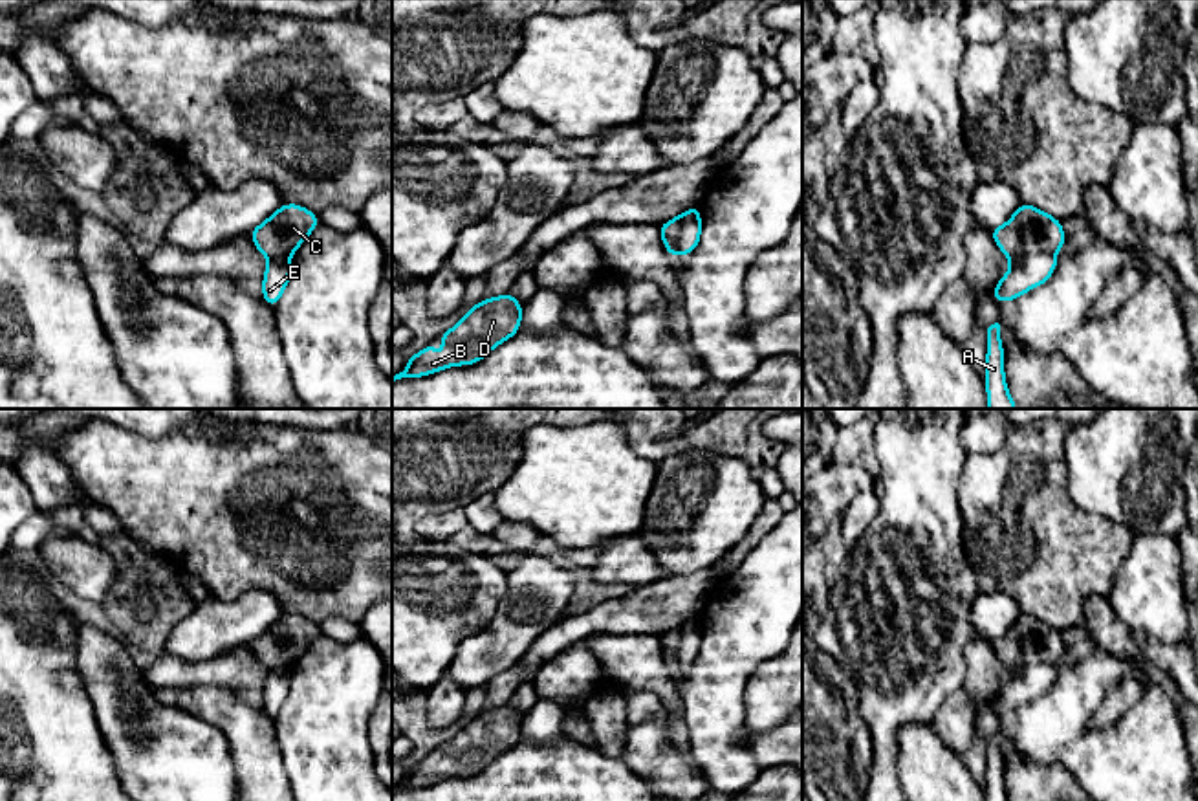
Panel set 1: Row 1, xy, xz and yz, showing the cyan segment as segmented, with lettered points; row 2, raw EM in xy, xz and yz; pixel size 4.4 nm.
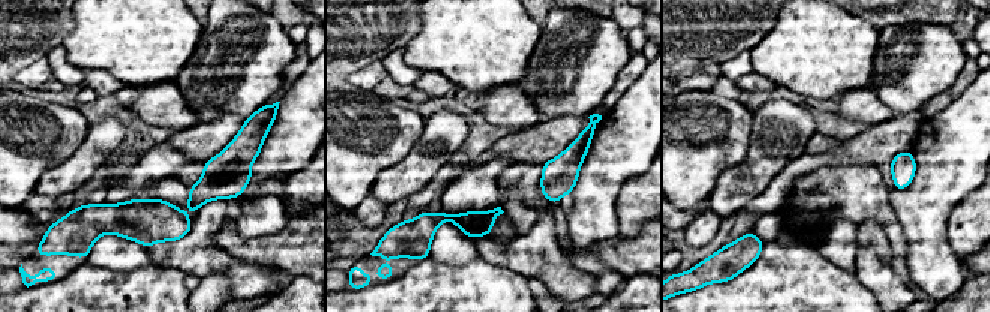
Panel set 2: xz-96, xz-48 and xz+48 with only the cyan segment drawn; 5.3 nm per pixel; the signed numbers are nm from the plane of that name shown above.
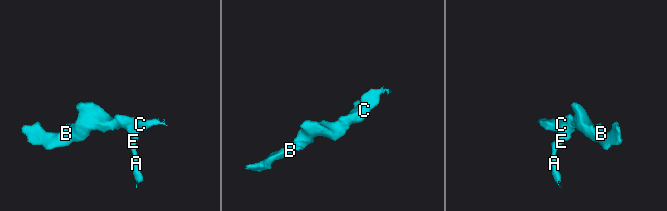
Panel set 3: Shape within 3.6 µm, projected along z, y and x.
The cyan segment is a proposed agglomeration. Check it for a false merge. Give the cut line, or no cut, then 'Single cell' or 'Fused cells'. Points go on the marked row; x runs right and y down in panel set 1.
Split along yz (1054, 252), (1024, 253), (1013, 261). Fused cells

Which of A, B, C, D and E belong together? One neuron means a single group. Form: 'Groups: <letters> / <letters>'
Groups: A E / B C D

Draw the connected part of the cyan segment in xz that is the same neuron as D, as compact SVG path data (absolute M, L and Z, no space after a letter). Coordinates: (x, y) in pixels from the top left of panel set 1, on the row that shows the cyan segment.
M509 291L495 299L480 301L456 326L440 335L447 348L443 359L438 357L432 341L421 352L410 356L405 370L392 376L392 381L429 376L456 365L478 363L496 345L507 341L520 330L522 312L524 308Z

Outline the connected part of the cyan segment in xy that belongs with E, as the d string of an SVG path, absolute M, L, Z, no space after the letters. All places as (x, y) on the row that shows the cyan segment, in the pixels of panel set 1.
M271 258L269 266L264 271L262 297L271 310L275 310L278 299L282 297L291 273L289 258Z

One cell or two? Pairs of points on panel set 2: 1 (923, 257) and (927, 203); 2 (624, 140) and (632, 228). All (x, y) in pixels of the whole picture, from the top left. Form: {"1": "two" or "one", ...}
{"1": "one", "2": "two"}

